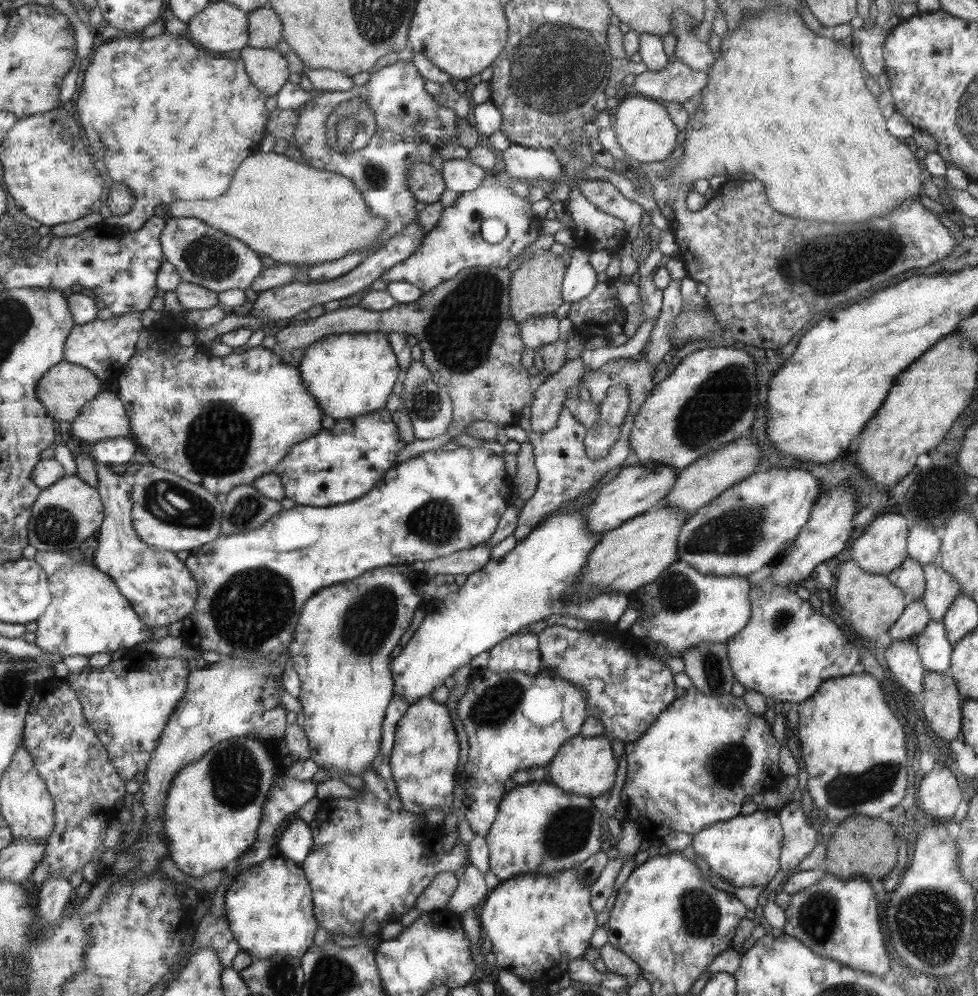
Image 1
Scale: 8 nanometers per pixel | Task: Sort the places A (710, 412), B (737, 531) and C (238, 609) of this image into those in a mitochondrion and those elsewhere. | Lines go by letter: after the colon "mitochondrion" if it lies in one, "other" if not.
A: mitochondrion
B: mitochondrion
C: mitochondrion

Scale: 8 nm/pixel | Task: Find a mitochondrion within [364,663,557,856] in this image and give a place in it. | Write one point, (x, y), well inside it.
(498, 701)

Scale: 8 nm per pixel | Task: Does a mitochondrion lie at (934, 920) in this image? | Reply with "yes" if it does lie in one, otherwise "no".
yes

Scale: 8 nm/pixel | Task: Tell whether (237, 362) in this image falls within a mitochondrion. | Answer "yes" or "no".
no

